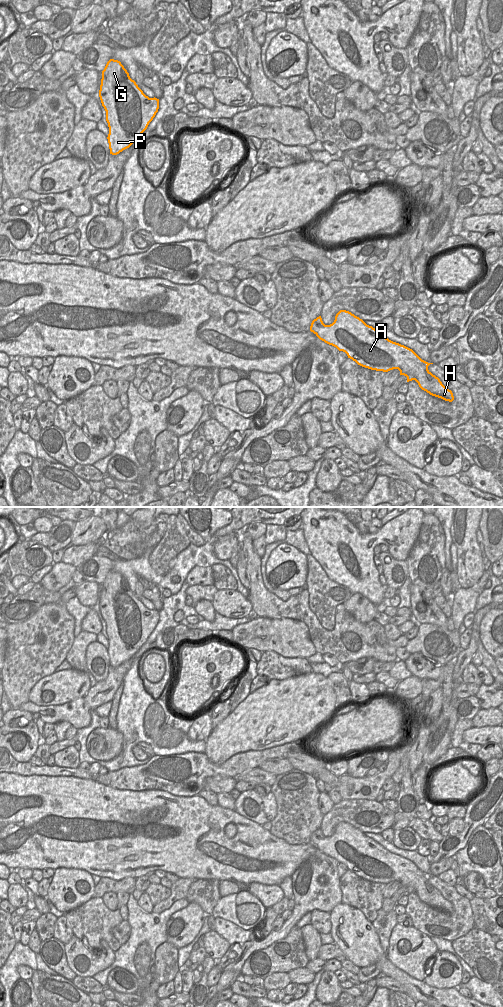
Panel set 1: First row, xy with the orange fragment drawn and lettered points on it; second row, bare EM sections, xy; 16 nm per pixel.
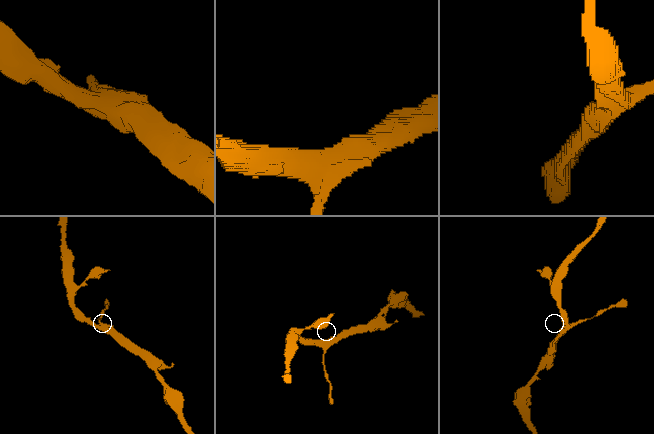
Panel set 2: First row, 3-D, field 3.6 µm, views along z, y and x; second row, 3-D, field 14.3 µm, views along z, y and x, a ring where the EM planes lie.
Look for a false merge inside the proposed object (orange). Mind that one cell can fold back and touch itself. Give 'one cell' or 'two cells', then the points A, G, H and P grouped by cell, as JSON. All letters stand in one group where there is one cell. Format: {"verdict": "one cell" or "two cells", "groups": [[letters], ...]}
{"verdict": "one cell", "groups": [["A", "G", "H", "P"]]}

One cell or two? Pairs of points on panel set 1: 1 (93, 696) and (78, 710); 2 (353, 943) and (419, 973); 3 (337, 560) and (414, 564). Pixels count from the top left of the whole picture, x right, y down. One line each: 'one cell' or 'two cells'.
1: two cells
2: two cells
3: two cells

